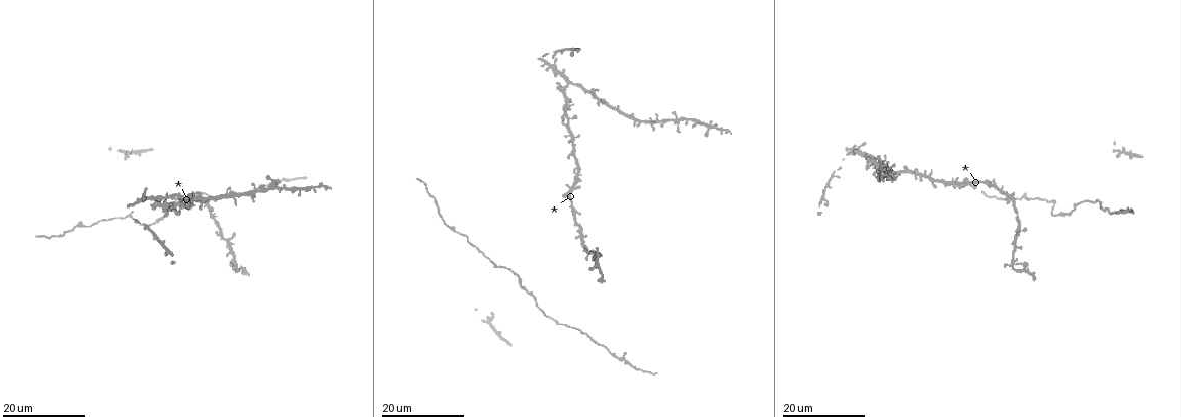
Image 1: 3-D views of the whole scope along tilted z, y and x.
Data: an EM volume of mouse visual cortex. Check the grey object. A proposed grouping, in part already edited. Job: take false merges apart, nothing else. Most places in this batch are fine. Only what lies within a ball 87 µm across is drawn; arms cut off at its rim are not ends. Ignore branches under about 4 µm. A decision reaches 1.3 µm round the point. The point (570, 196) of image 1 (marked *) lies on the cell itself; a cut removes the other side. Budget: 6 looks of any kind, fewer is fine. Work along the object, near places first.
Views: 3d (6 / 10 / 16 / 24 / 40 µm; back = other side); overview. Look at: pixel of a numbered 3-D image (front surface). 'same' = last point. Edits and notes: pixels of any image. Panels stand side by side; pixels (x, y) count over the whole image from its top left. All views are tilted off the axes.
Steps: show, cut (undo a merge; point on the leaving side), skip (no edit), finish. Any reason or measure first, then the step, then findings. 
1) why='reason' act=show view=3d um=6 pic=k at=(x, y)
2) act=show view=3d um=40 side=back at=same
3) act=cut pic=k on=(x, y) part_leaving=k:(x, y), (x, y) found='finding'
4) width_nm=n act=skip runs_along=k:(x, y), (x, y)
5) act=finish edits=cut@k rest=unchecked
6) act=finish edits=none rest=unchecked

why='arms run side by side' act=show view=3d um=24 pic=1 at=(580, 235)

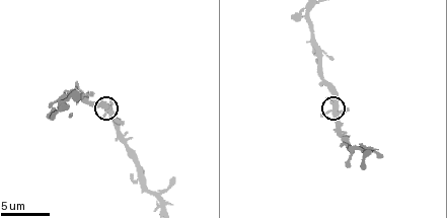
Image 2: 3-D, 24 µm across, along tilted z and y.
act=show view=3d um=6 pic=2 at=(332, 111)

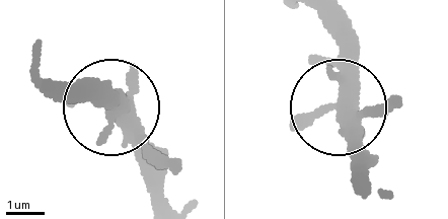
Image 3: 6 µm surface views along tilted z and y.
act=show view=3d um=6 side=back pic=3 at=(337, 106)

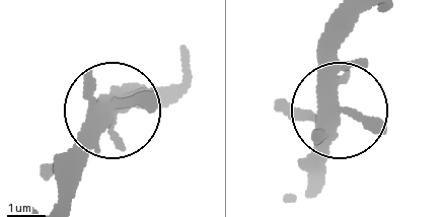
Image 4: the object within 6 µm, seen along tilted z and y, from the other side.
width_nm=380 act=skip runs_along=4:(357, 15), (332, 88), (336, 114), (299, 165) found='all the same cell'

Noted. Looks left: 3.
why='narrows sharply' act=show view=3d um=6 pic=2 at=(156, 202)

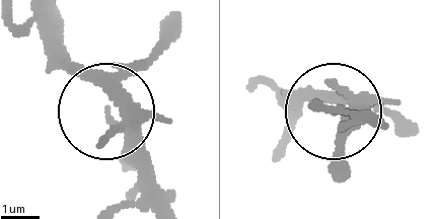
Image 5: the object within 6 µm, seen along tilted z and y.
arms=3 act=skip runs_along=5:(37, 14), (95, 75), (127, 152), (168, 199) found='continuous, no second cell'

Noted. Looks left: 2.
why='thin neck' act=show view=3d um=24 pic=1 at=(1013, 269)

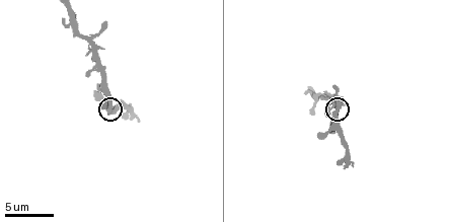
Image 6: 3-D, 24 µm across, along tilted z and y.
why='zoom in' act=show view=3d um=6 pic=6 at=(110, 105)

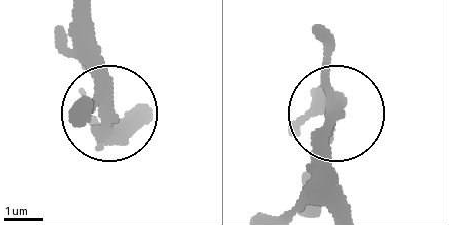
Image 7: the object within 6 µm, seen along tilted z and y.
act=skip found='continuous, no second cell'

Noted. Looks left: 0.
act=finish edits=none rest=unchecked

